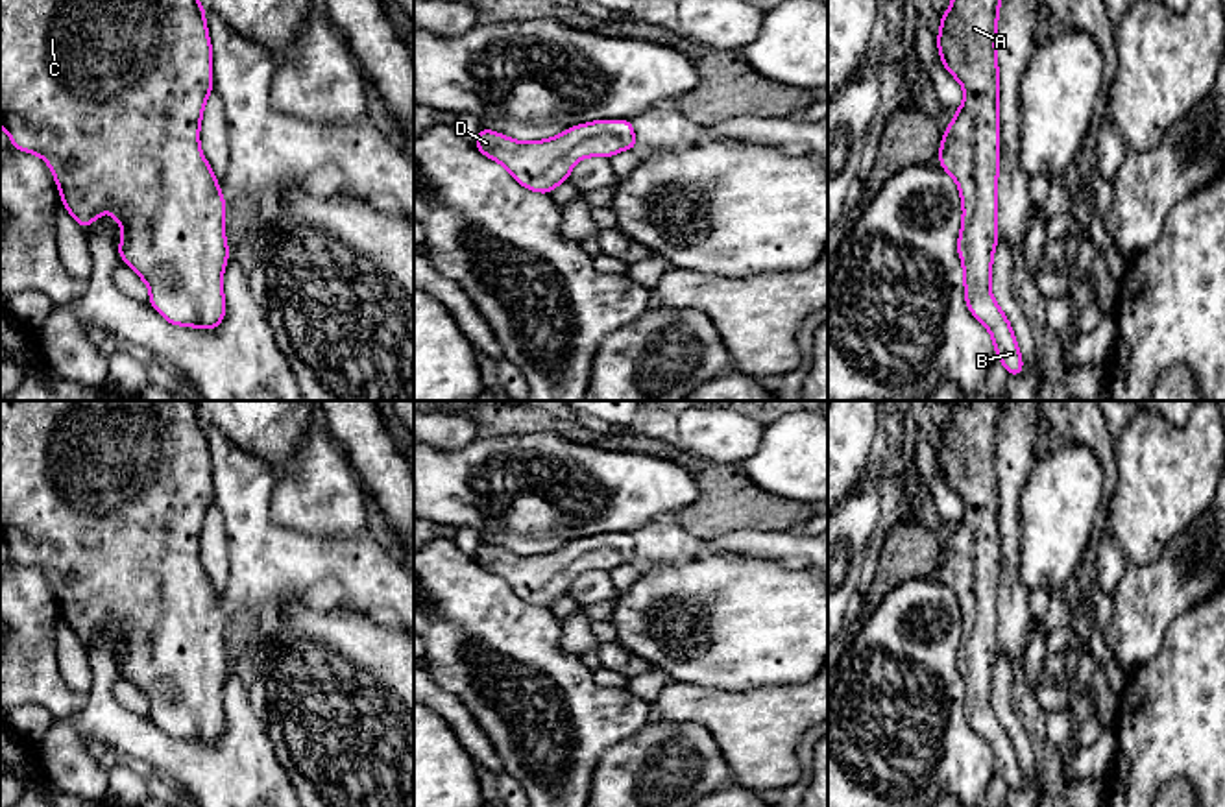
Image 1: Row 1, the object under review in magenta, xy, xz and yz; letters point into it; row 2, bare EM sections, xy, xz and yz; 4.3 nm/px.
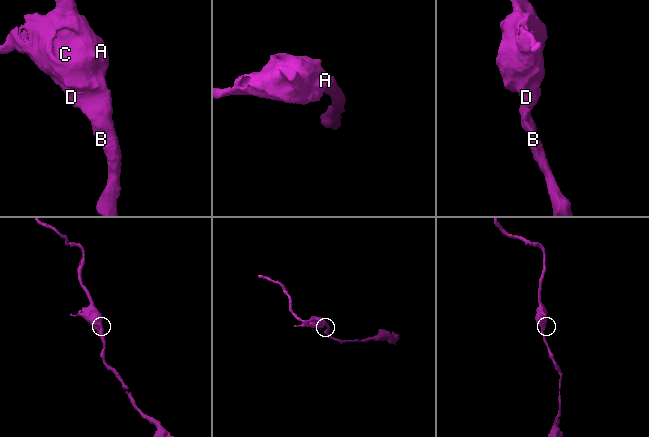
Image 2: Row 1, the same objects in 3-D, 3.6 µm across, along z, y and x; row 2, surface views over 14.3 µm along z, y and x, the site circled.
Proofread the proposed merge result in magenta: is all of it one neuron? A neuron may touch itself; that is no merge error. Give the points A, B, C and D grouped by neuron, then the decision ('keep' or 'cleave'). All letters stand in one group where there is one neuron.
A B C D | keep

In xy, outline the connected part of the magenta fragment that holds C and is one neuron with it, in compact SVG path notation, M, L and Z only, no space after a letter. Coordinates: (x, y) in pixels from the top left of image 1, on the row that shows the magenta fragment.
M0 0L0 126L7 131L11 144L46 161L63 205L81 229L111 209L115 222L124 229L118 255L148 284L150 305L172 325L207 331L216 329L227 310L222 277L231 253L224 227L227 205L200 148L200 124L211 92L212 44L200 0Z

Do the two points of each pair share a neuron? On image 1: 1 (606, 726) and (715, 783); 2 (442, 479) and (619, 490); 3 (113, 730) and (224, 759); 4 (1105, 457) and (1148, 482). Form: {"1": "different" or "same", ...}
{"1": "different", "2": "same", "3": "same", "4": "different"}

